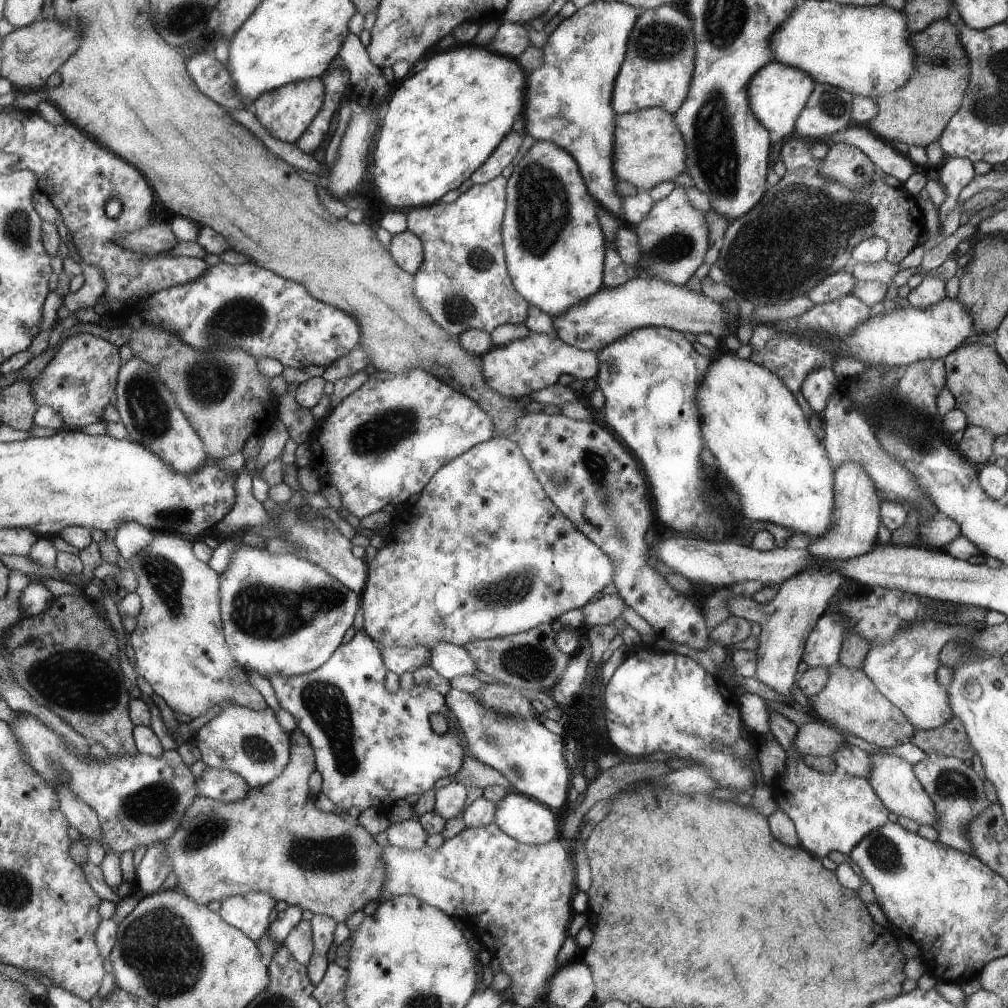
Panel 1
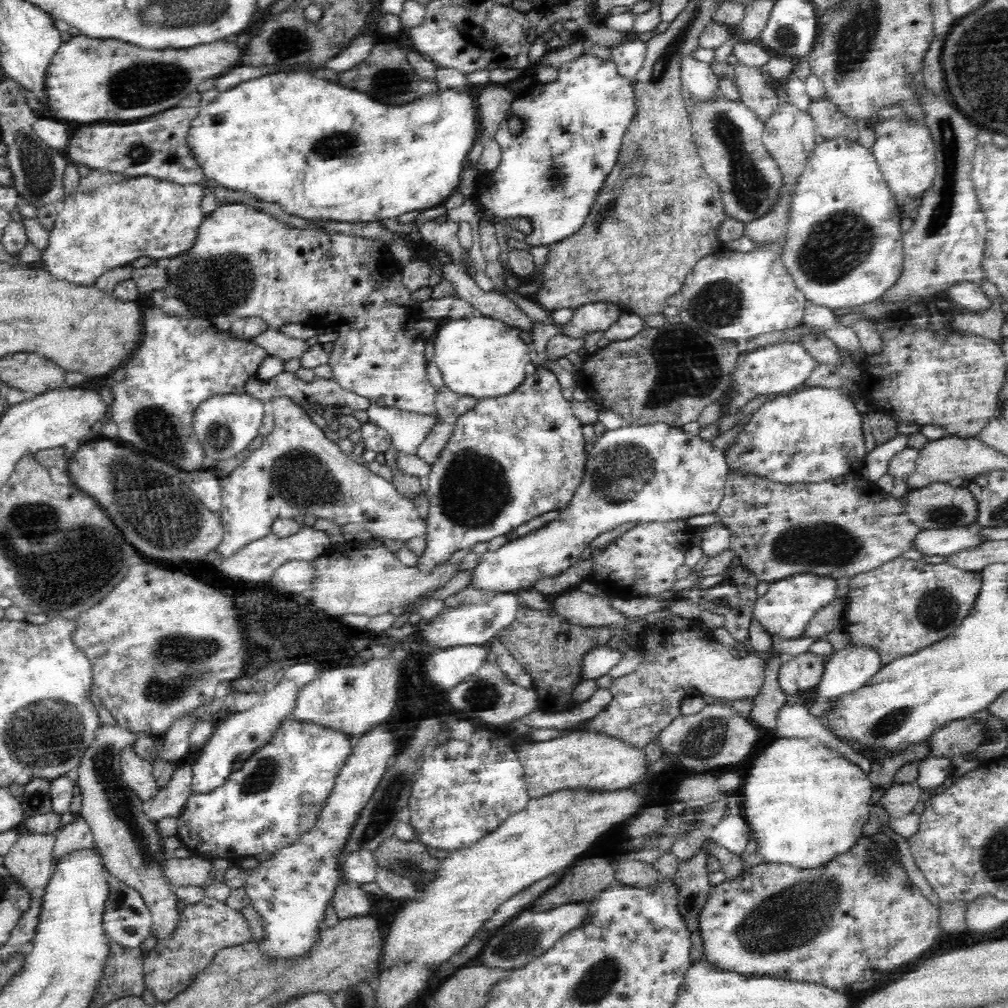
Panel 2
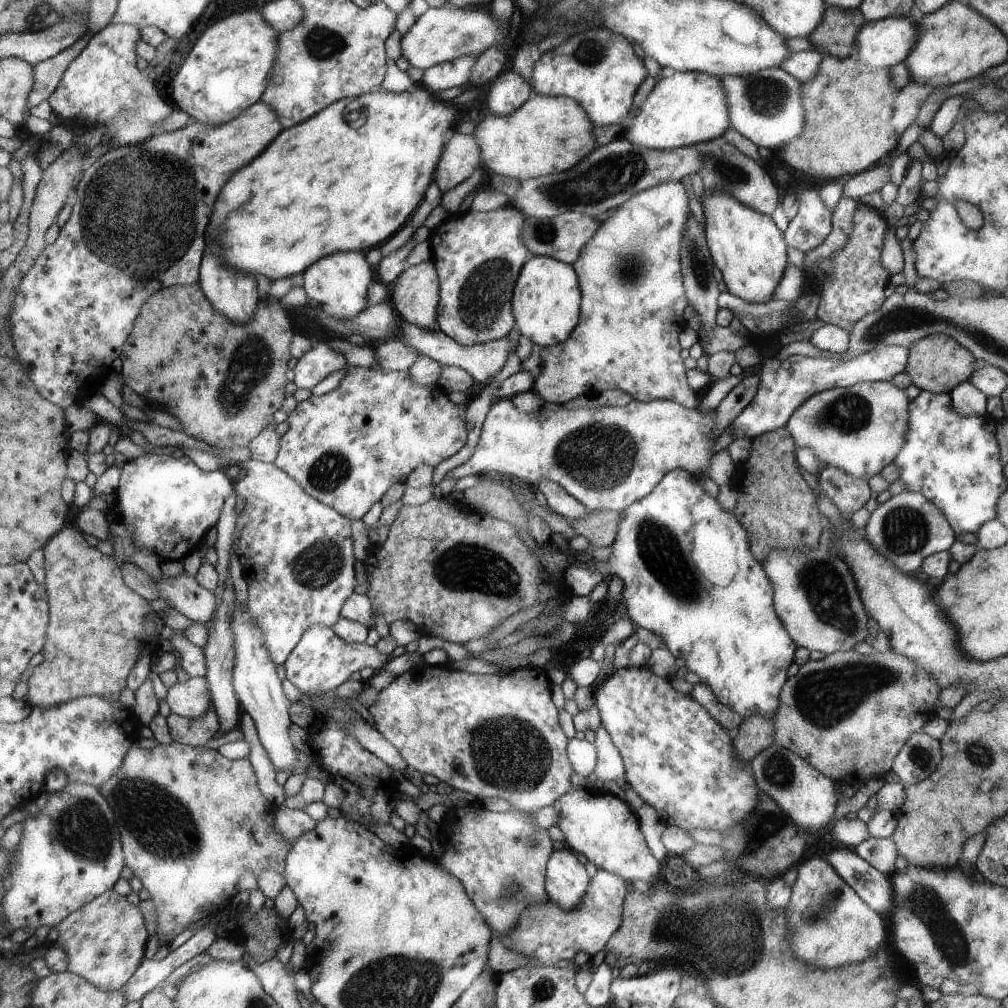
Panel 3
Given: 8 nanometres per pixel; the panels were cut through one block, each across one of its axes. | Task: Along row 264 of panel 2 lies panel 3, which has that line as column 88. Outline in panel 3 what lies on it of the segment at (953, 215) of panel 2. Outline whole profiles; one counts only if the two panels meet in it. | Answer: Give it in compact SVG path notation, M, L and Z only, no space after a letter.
M114 889L72 912L55 928L59 936L54 944L68 956L68 972L83 977L96 988L104 991L122 989L141 967L144 946L148 940L142 912Z

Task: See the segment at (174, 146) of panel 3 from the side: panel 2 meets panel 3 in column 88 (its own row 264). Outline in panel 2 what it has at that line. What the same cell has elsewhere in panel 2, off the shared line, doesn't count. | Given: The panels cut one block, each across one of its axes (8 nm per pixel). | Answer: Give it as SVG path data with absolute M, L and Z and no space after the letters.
M224 203L223 205L217 205L213 212L203 216L198 234L190 249L185 250L184 254L178 254L176 258L168 258L164 262L166 262L164 269L171 276L171 281L168 282L165 291L181 299L182 302L191 305L201 314L205 314L206 318L216 326L218 326L218 322L220 322L220 326L222 326L222 322L226 322L222 318L228 318L233 323L237 319L245 317L260 317L268 327L274 329L280 329L286 324L304 324L317 329L333 326L339 336L334 342L333 351L329 354L327 363L332 367L332 379L344 390L366 398L371 405L398 408L398 410L413 412L414 414L430 415L436 410L435 399L438 389L432 386L427 379L427 360L424 351L426 341L417 329L418 322L423 320L422 311L419 309L418 304L412 301L411 293L401 282L400 272L402 269L399 267L397 260L392 258L389 245L383 240L332 233L326 230L298 230L296 227L290 227L287 223L280 222L279 219L272 218L272 215L266 214L264 211L256 210L252 205Z

